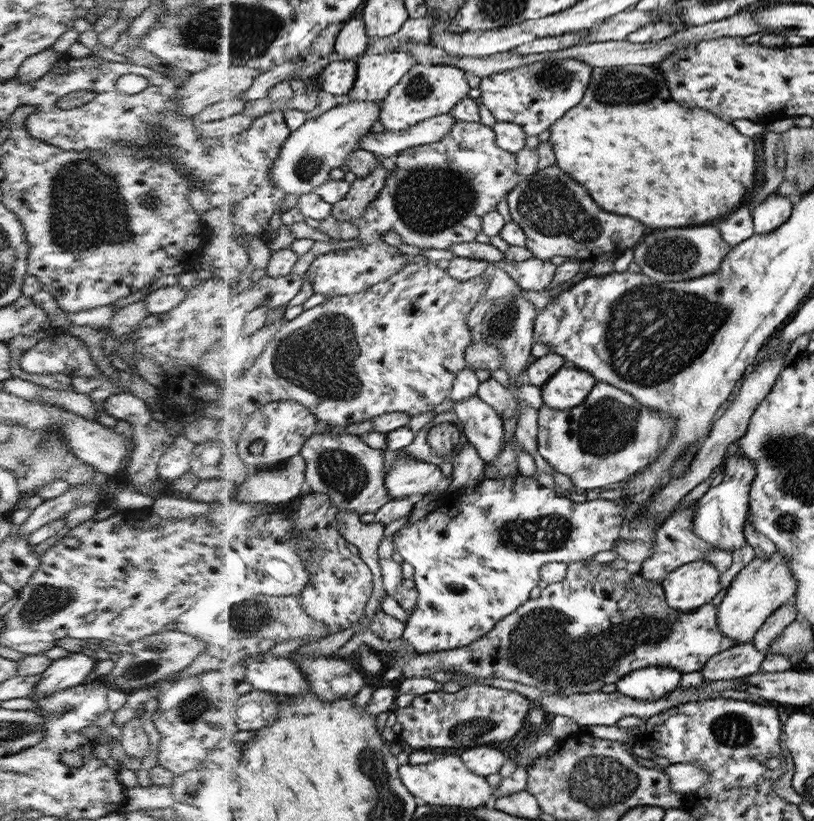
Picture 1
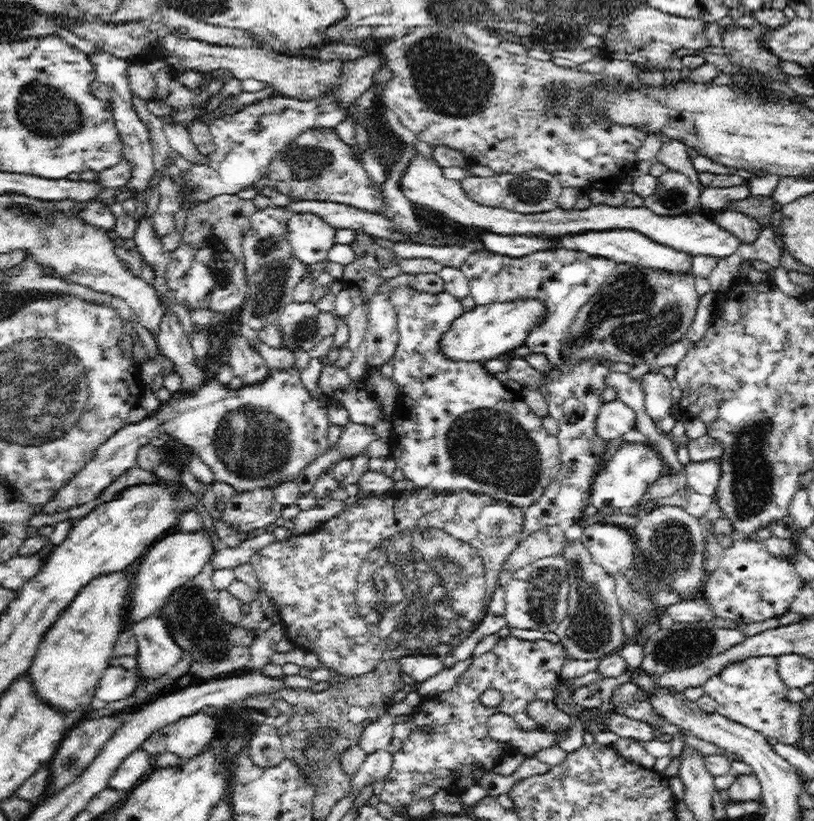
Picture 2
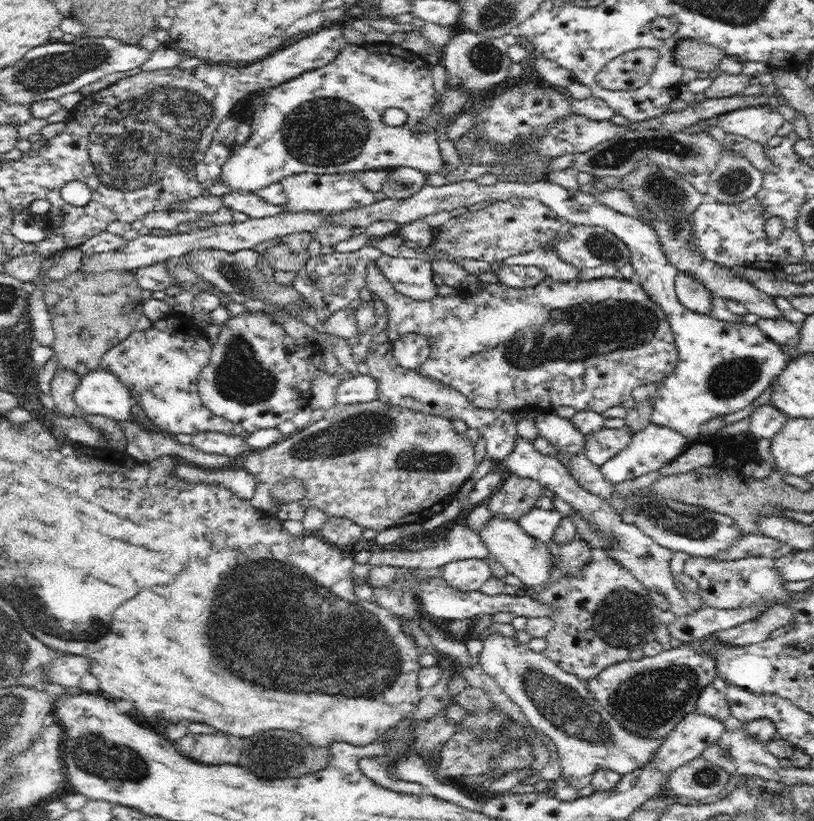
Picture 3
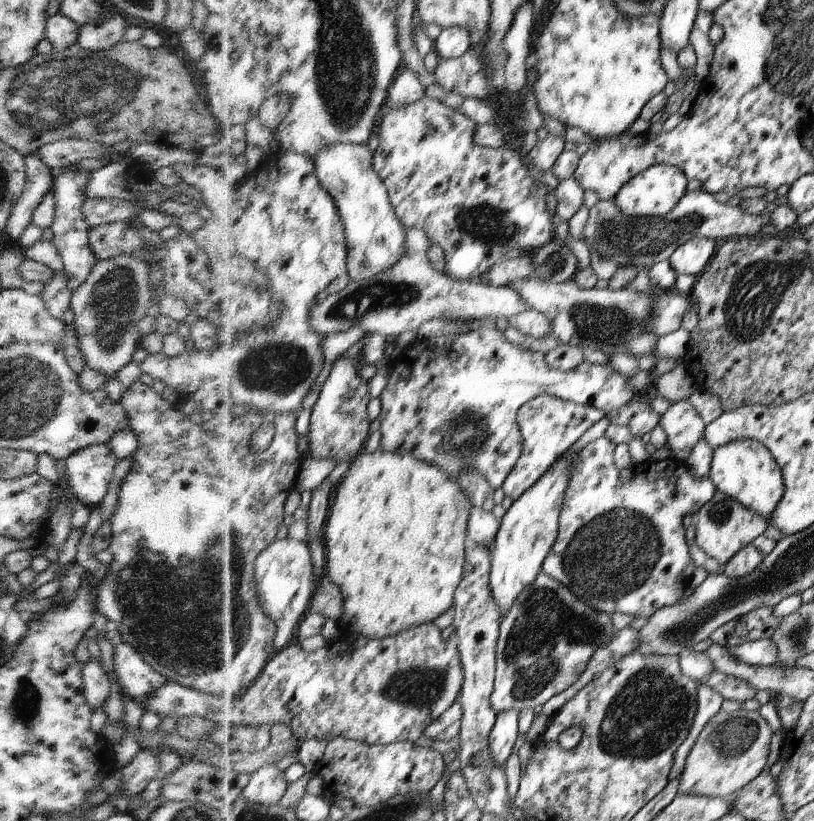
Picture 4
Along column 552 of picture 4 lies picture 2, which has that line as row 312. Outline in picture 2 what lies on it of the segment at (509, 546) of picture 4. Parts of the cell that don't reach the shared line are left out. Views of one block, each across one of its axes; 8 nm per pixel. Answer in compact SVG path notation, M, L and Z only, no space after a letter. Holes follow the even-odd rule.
M518 299L515 302L476 305L452 324L450 332L442 335L442 353L452 359L463 359L464 362L492 360L518 346L524 346L529 332L544 324L546 316L548 306L540 299Z

